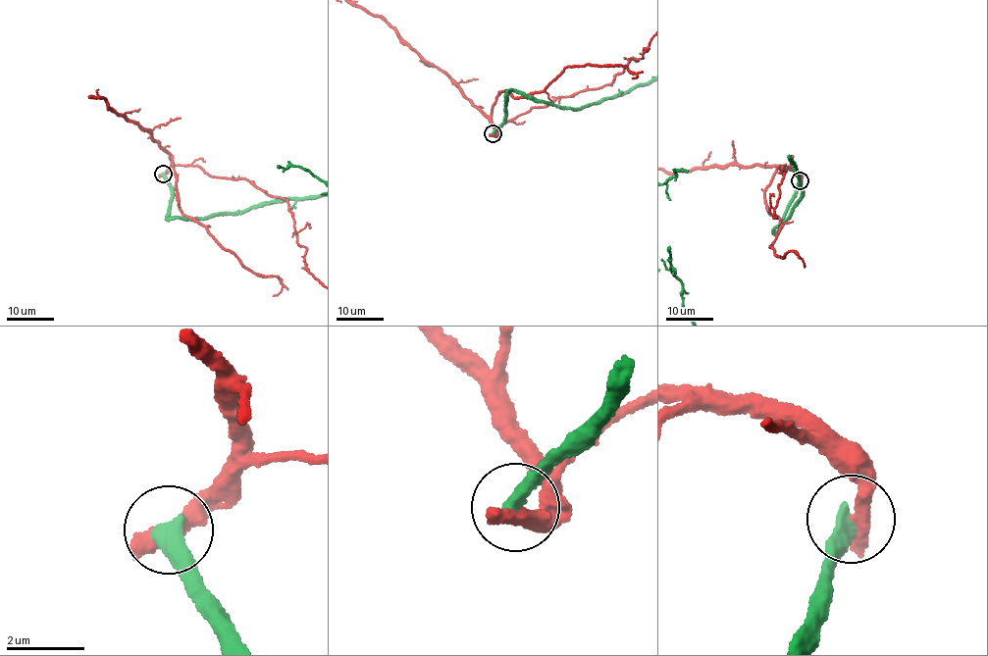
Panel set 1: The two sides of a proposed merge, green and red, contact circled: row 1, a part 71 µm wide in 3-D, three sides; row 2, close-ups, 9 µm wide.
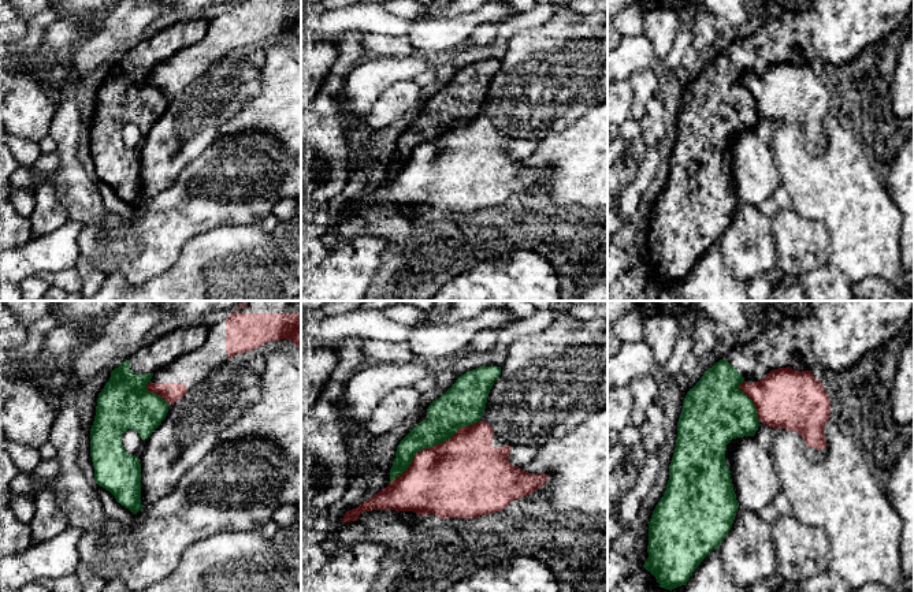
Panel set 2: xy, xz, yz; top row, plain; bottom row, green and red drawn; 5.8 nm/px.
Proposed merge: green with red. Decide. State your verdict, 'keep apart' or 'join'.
keep apart

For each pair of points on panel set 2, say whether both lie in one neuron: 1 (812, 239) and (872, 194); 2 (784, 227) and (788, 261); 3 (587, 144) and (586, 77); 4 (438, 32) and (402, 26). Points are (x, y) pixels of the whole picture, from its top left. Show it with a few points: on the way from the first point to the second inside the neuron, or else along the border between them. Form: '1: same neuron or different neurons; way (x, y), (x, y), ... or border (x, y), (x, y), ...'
1: different neurons; border (797, 213), (817, 220), (827, 230), (825, 261)
2: same neuron; way (788, 235), (788, 253)
3: different neurons; border (593, 105), (561, 130)
4: different neurons; border (411, 21), (409, 30), (405, 34)

